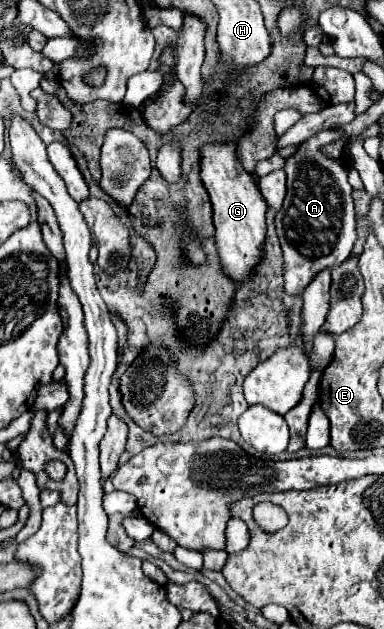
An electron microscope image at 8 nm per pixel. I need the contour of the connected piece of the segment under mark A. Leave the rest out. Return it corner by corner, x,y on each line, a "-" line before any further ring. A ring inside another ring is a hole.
323,130
311,140
303,142
299,146
299,152
291,158
287,158
285,172
287,172
287,196
283,202
283,208
275,216
275,226
277,226
277,236
279,244
283,250
283,276
285,276
285,290
289,294
301,294
303,288
311,282
311,276
315,272
321,272
323,268
329,268
337,262
343,262
349,258
355,242
357,242
357,224
355,224
355,214
353,214
353,200
351,200
351,184
347,182
347,164
341,160
329,160
325,158
319,150
325,144
337,142
343,134
339,130

